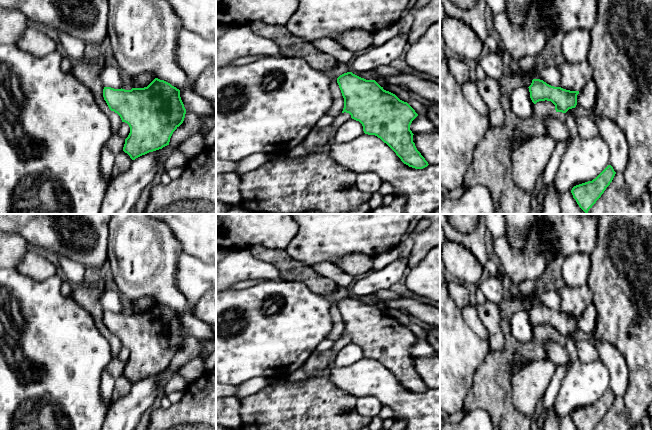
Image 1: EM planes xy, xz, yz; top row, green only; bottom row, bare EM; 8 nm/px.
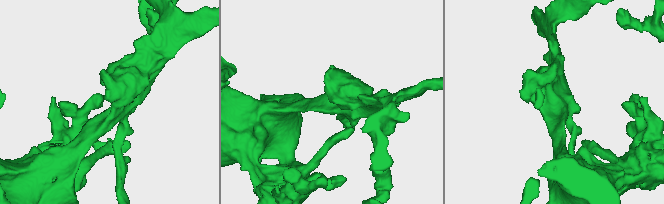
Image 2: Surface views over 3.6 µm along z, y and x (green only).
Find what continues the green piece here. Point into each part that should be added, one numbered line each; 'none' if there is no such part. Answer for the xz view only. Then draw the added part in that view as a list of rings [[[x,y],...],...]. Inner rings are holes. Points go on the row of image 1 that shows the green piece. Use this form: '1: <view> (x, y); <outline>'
none

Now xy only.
none

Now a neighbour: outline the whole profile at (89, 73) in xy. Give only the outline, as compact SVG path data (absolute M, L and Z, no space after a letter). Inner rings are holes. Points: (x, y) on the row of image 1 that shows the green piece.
M74 62L71 73L82 81L94 94L96 103L107 112L107 118L111 124L112 134L117 134L122 120L120 116L111 111L104 100L103 89L100 74L102 70L102 62Z

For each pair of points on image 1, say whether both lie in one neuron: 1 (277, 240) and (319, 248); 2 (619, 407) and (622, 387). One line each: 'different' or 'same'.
1: different
2: different

